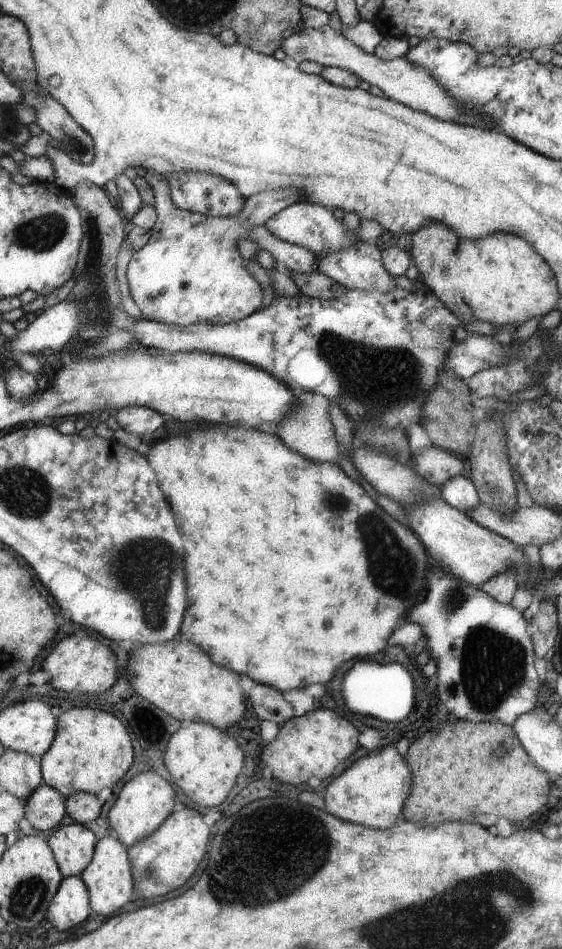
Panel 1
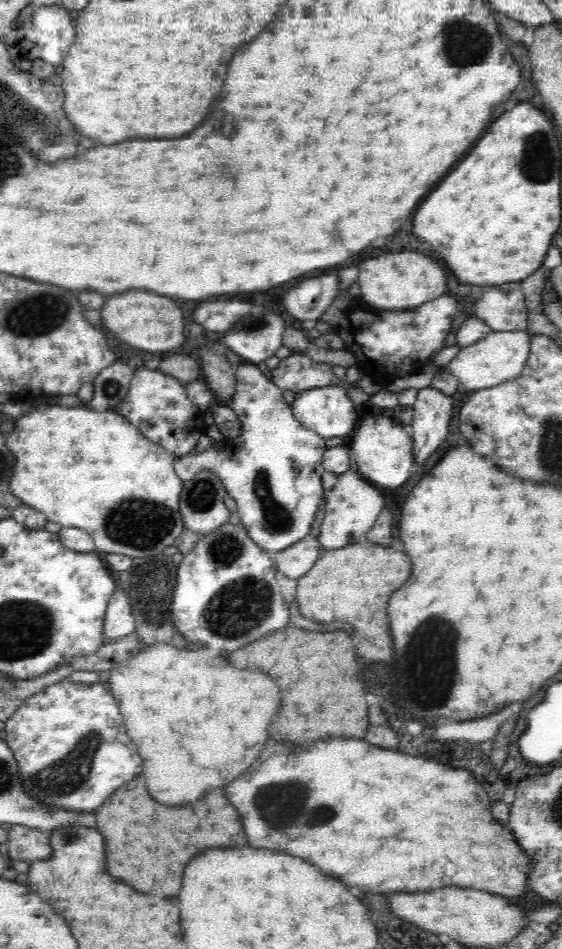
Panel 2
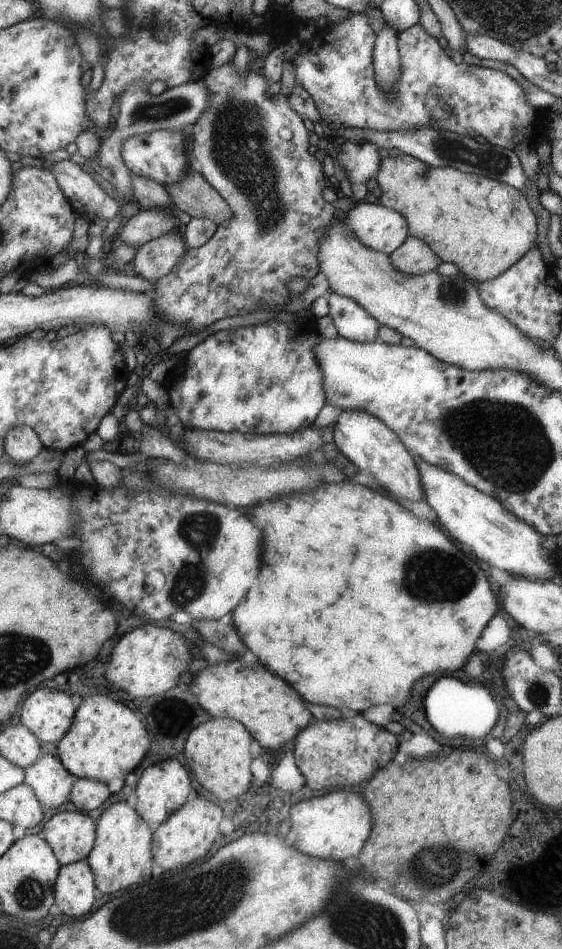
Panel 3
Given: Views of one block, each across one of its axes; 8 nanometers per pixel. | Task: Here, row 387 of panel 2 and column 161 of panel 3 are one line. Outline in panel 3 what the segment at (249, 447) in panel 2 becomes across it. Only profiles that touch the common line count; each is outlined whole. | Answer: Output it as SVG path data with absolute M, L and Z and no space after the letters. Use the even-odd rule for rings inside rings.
M169 231L137 247L131 261L137 277L157 282L181 260L187 246L181 233Z

